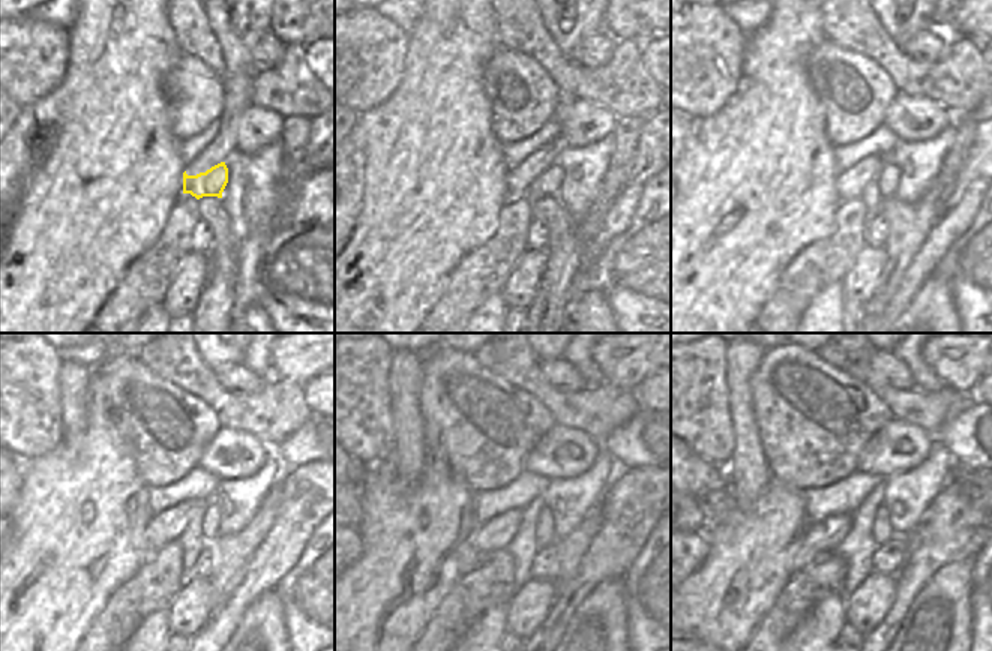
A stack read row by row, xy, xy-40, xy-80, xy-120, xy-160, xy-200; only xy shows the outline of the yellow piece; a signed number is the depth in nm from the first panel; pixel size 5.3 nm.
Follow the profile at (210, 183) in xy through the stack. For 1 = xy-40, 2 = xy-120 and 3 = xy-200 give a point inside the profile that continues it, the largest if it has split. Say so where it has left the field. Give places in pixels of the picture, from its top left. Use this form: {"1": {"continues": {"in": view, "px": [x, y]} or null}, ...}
{"1": {"continues": {"in": "xy-40", "px": [550, 180]}}, "2": {"continues": {"in": "xy-120", "px": [210, 527]}}, "3": {"continues": {"in": "xy-200", "px": [881, 531]}}}

